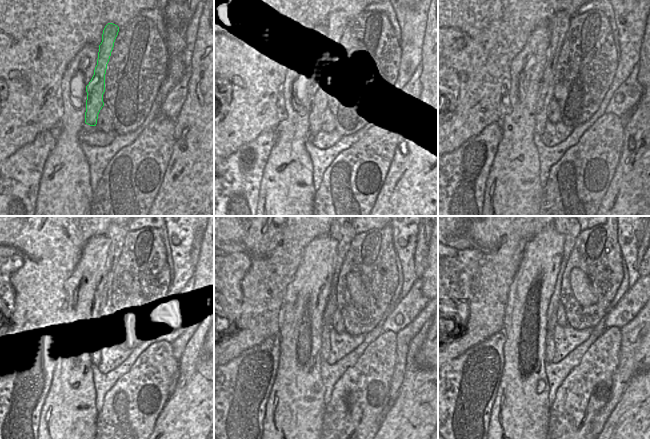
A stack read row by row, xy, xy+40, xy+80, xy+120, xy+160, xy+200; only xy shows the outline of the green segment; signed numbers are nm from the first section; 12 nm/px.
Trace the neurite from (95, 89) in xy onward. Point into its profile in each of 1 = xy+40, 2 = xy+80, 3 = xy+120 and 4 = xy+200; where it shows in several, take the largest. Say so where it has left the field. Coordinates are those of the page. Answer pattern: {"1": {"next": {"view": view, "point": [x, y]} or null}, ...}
{"1": {"next": {"view": "xy+40", "point": [332, 32]}}, "2": {"next": {"view": "xy+80", "point": [560, 24]}}, "3": {"next": {"view": "xy+120", "point": [117, 236]}}, "4": {"next": {"view": "xy+200", "point": [571, 236]}}}

